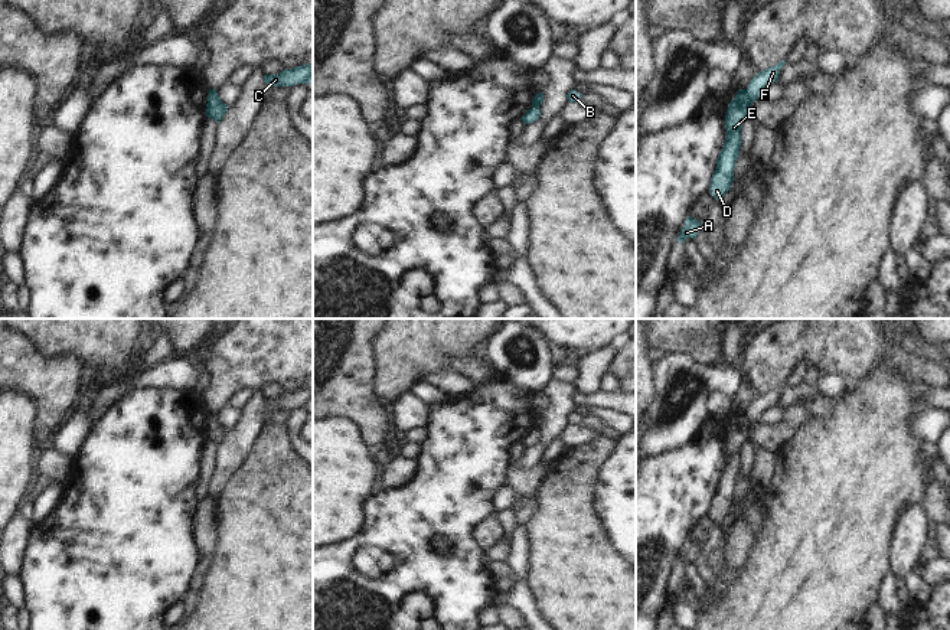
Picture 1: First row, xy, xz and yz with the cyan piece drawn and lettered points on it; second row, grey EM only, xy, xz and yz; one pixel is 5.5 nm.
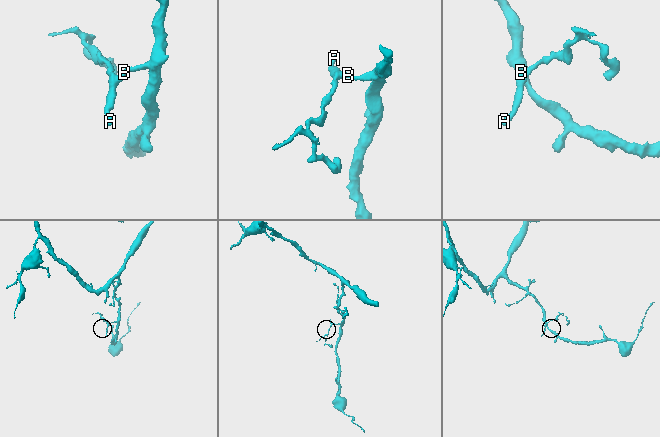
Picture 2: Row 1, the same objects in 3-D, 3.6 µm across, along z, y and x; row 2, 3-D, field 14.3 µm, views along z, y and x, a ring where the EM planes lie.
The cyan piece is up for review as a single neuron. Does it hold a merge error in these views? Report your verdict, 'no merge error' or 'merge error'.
merge error

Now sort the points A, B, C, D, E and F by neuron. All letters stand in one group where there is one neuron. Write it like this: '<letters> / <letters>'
A B C D E / F

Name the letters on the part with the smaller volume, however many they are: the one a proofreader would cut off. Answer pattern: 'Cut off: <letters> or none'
Cut off: F.

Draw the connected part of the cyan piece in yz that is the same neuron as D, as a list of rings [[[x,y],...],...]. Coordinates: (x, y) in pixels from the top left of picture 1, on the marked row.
[[[738,89],[735,98],[728,104],[725,115],[727,137],[711,177],[709,193],[722,200],[734,182],[734,169],[741,147],[741,128],[745,118],[751,115],[751,98],[745,89]]]

